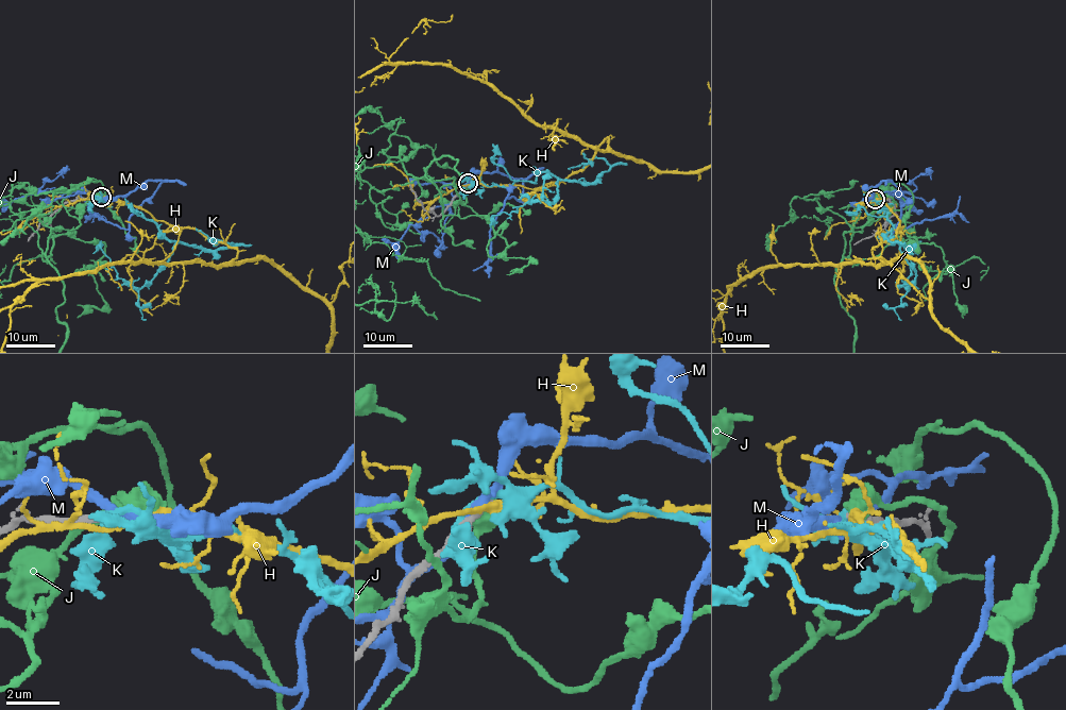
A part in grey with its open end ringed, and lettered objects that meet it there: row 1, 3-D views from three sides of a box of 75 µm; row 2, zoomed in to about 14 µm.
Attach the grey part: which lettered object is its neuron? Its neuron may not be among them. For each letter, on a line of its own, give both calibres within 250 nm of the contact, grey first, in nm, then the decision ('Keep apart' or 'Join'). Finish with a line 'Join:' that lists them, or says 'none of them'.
H: Thickness 320 nm (grey) against 320 nm. Keep apart
J: Thickness 220 nm (grey) against 550 nm. Keep apart
K: Thickness 280 nm (grey) against 240 nm. Keep apart
M: Thickness 400 nm (grey) against 240 nm. Keep apart
Join: none of them

